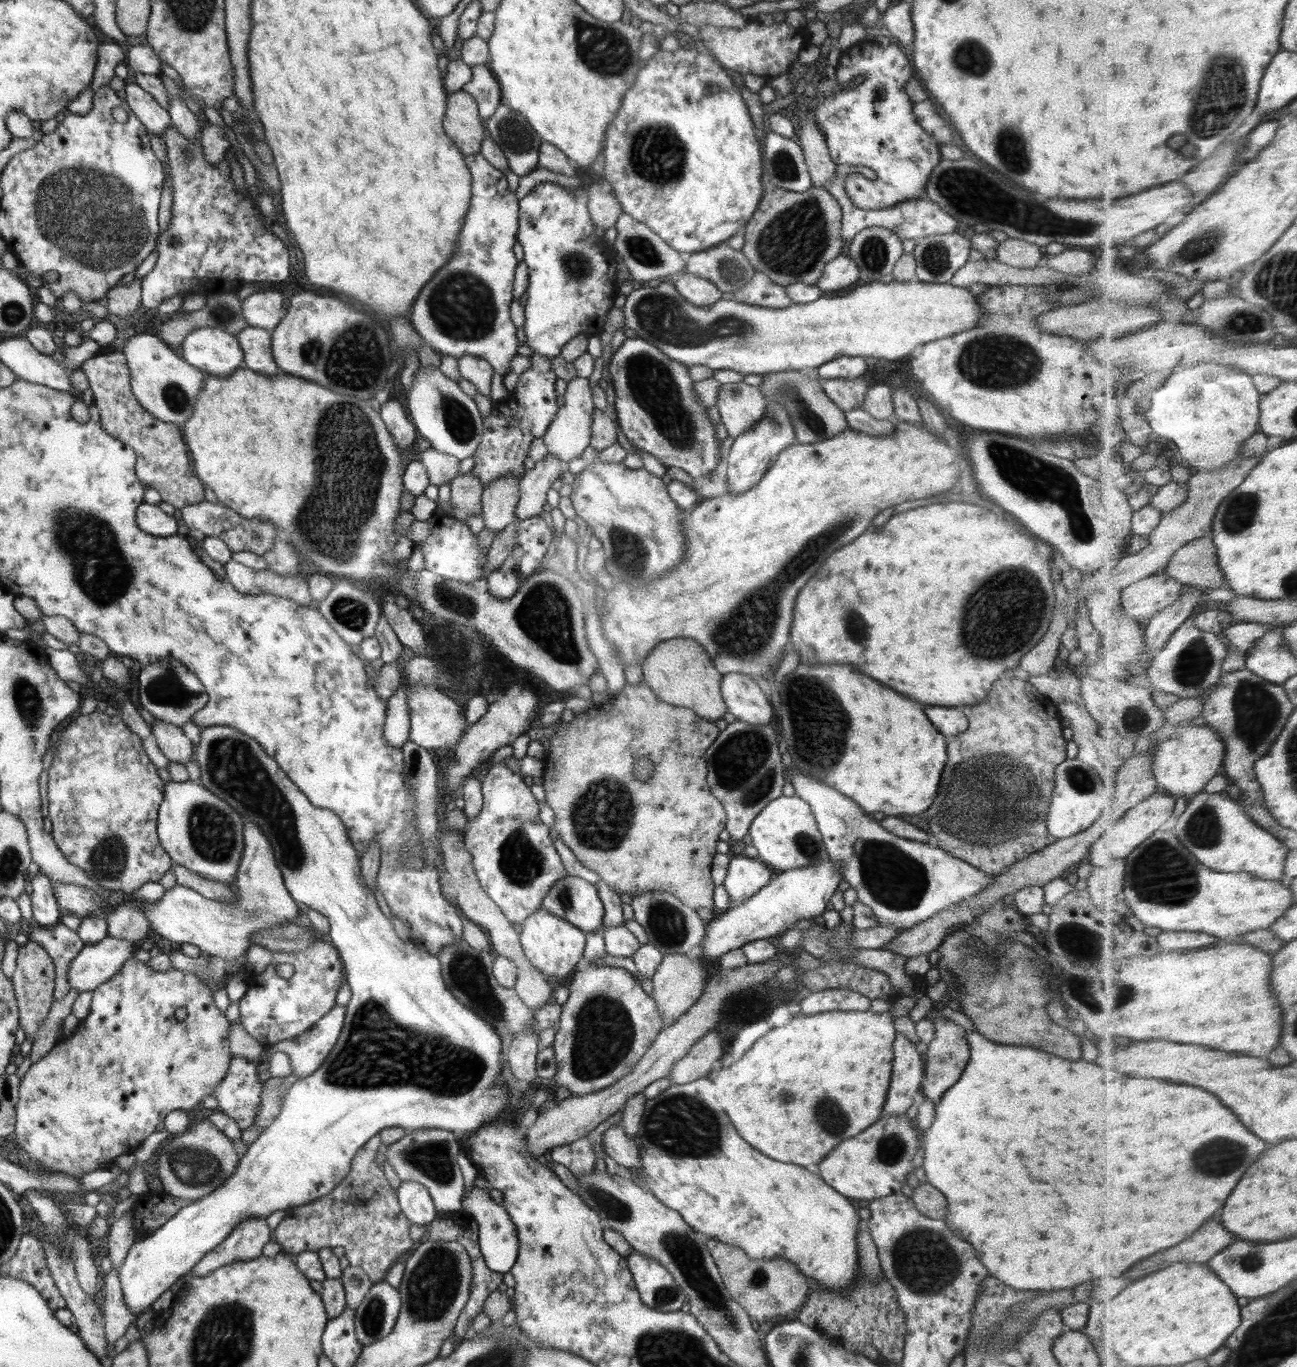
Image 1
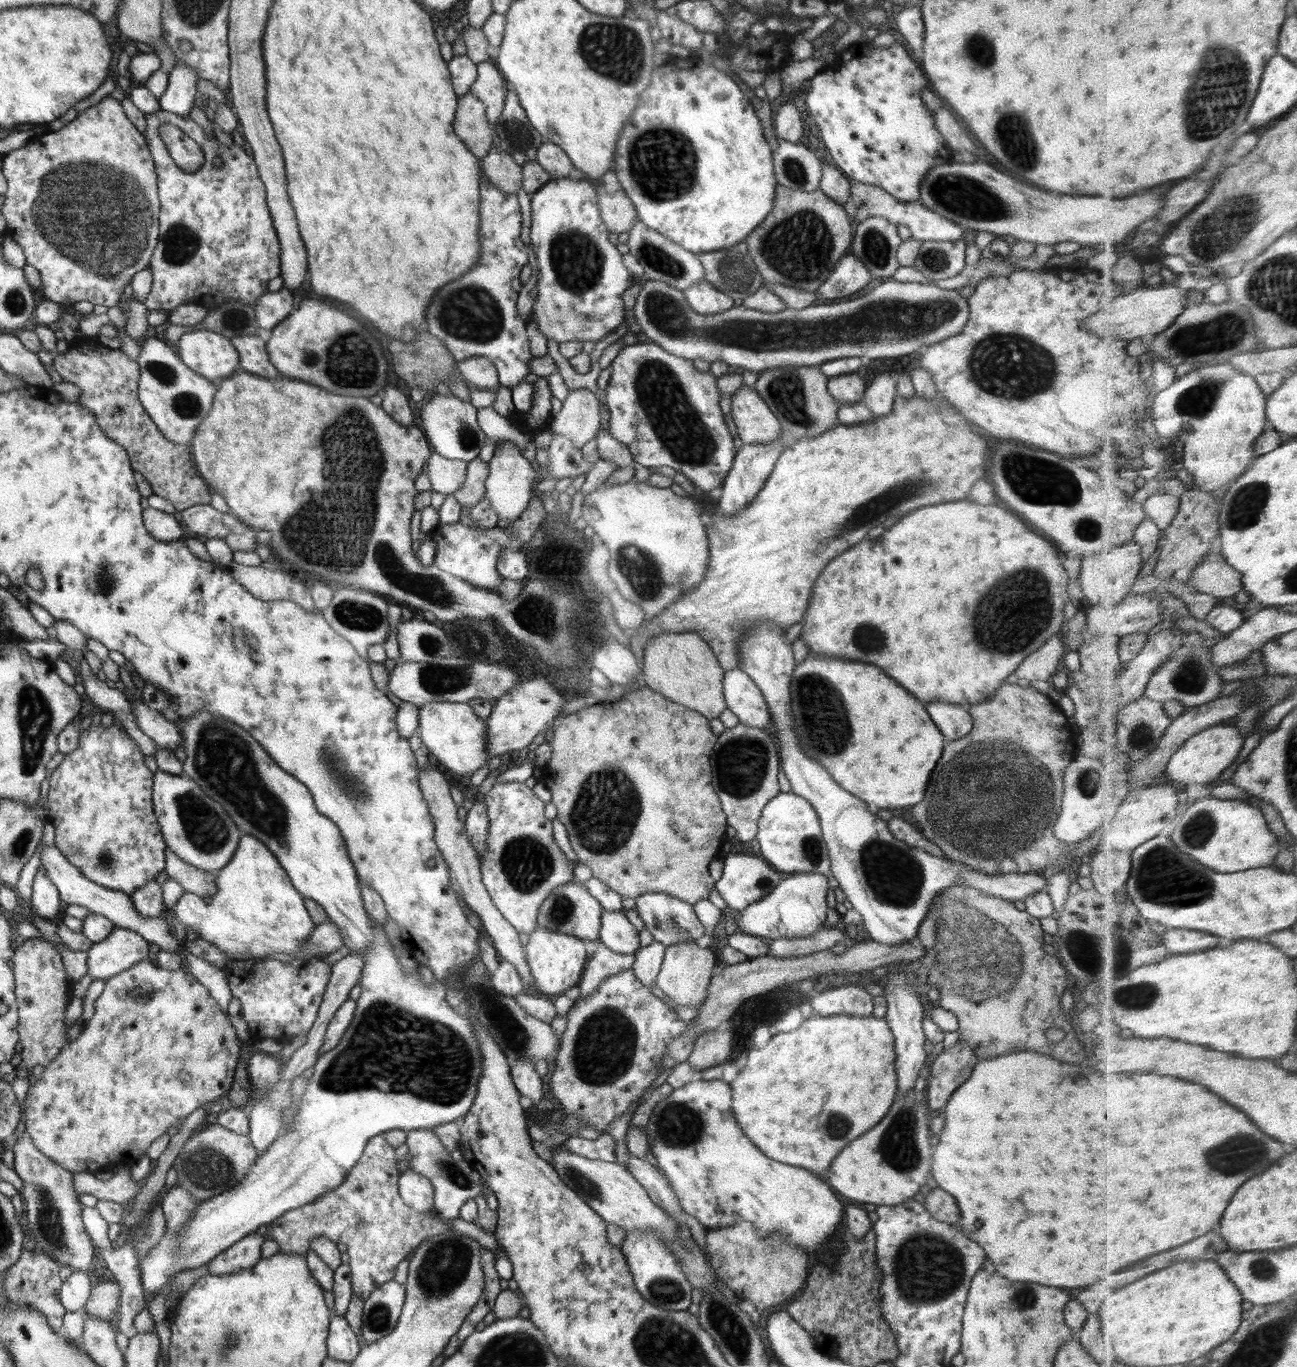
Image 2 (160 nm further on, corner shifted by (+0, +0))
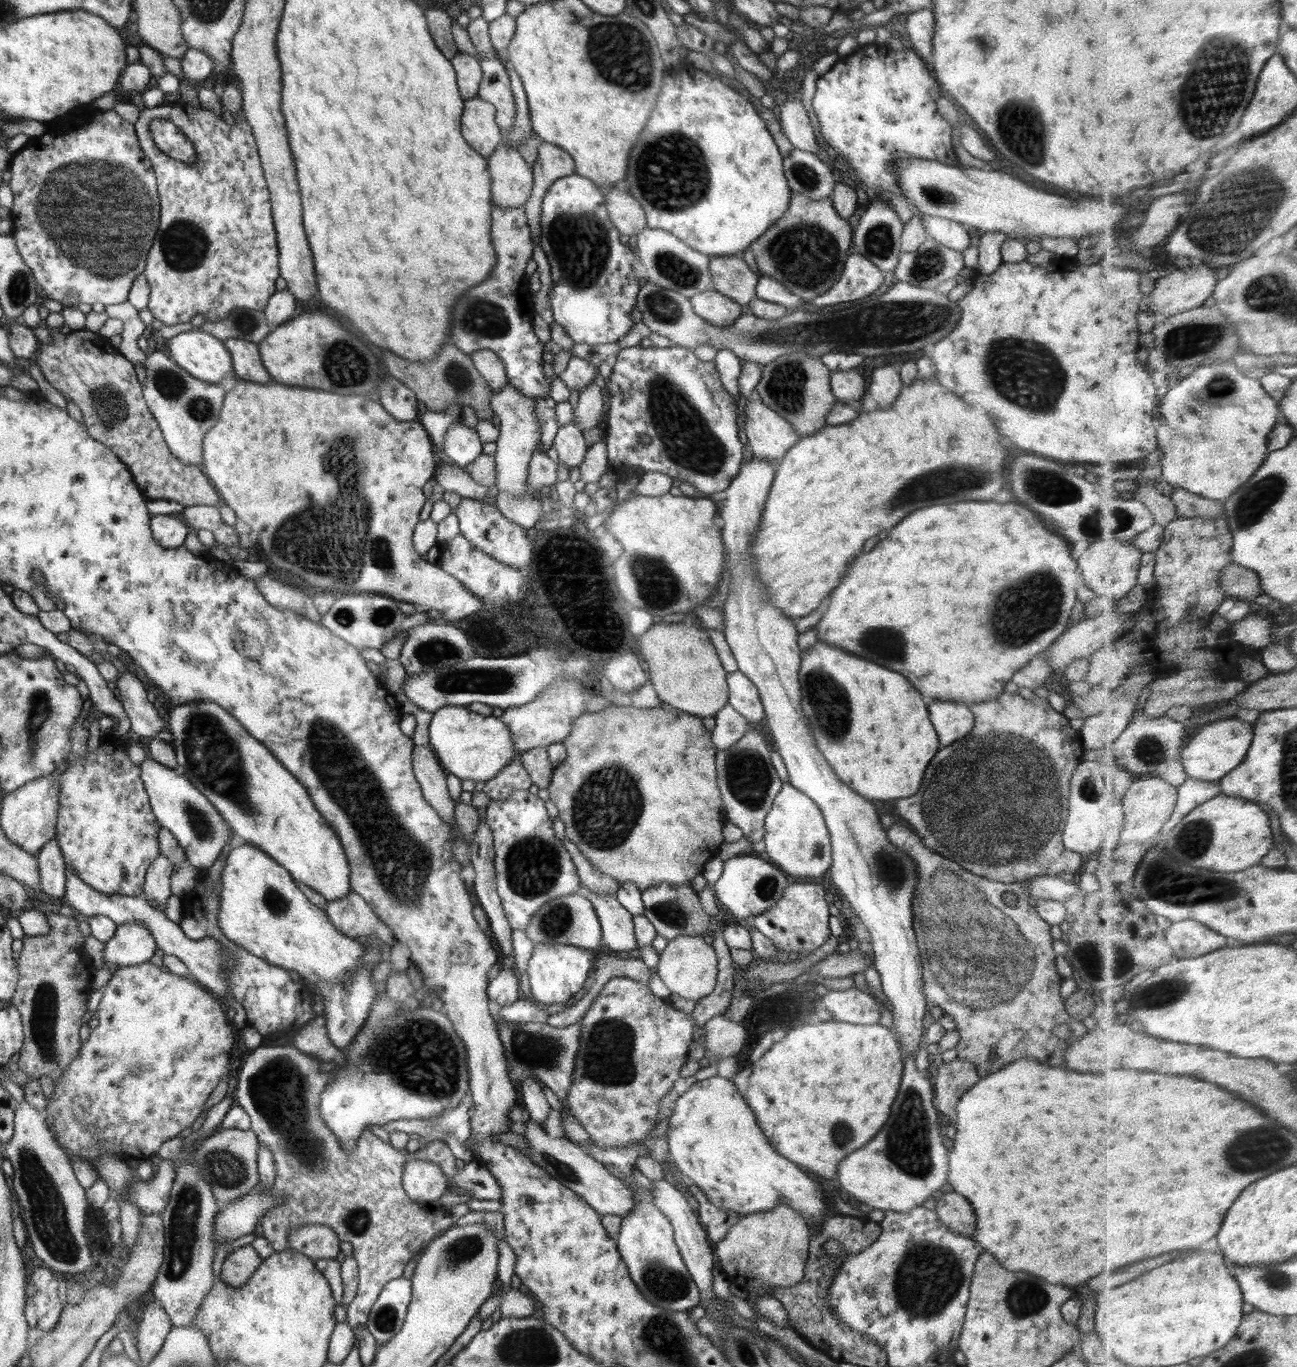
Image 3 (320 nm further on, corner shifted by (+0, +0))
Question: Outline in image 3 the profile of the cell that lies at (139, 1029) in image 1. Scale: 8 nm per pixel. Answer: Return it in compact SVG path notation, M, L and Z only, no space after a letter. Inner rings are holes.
M150 961L136 966L118 967L101 991L101 1001L94 1013L95 1020L92 1024L90 1037L86 1043L82 1043L76 1059L70 1062L68 1069L62 1073L62 1077L54 1083L53 1095L50 1101L46 1101L46 1110L42 1114L44 1122L49 1126L49 1131L60 1148L66 1154L72 1153L74 1156L87 1158L94 1168L95 1160L102 1153L112 1153L123 1157L129 1155L139 1160L149 1158L151 1155L157 1154L163 1142L176 1137L185 1128L191 1127L200 1117L211 1092L220 1084L224 1074L230 1072L231 1052L233 1044L236 1042L235 1034L237 1033L232 1026L232 1021L226 1016L224 1002L189 977L174 974L163 967L160 968L150 963Z

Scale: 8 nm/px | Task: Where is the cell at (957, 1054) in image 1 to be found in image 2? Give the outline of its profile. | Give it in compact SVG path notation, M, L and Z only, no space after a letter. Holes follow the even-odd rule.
M962 1040L949 1050L930 1058L930 1077L924 1090L926 1108L931 1114L944 1112L944 1106L952 1092L964 1084L977 1062L974 1051Z

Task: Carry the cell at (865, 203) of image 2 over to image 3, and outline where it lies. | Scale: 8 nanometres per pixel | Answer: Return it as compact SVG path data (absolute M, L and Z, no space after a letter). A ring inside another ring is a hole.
M919 214L918 218L920 218L929 237L932 237L936 242L958 252L964 252L970 246L967 227L936 216Z

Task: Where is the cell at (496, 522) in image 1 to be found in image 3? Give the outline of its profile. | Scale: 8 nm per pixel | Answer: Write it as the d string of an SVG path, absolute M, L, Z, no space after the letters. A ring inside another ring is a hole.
M507 384L502 390L493 393L490 399L491 409L500 419L497 449L493 455L496 463L495 484L500 491L506 491L515 497L523 495L528 489L528 463L532 452L541 446L541 426L538 422L536 401L533 398L520 394L514 387Z

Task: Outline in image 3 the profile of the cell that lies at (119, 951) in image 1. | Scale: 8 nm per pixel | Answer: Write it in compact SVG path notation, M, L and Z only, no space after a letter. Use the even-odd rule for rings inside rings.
M128 921L117 925L114 936L105 945L105 964L116 964L119 967L148 962L157 948L150 929L140 921Z

